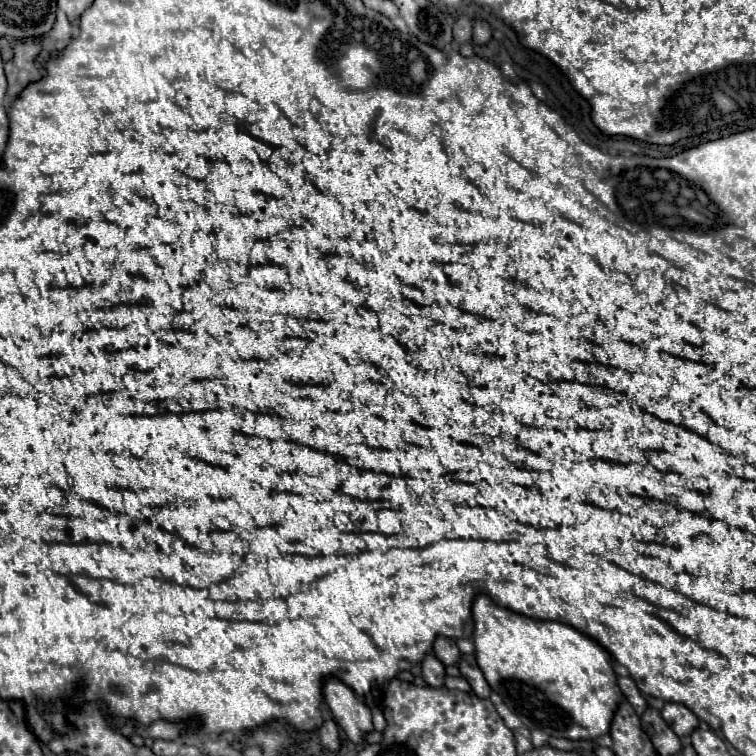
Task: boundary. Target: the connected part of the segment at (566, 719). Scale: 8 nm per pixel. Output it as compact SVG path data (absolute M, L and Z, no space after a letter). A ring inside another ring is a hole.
M481 594L473 602L473 644L477 664L493 692L501 696L505 706L529 728L543 730L555 738L567 740L593 740L609 732L611 718L623 700L617 688L615 672L611 668L611 656L589 636L561 622L543 622L521 616L517 612L497 606L487 594Z

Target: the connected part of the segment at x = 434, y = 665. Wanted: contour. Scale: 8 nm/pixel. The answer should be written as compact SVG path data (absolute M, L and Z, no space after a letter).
M429 652L429 654L425 656L425 660L421 662L421 674L423 674L423 678L425 678L425 682L427 682L429 686L439 688L439 686L443 686L445 666L435 658L433 652Z

